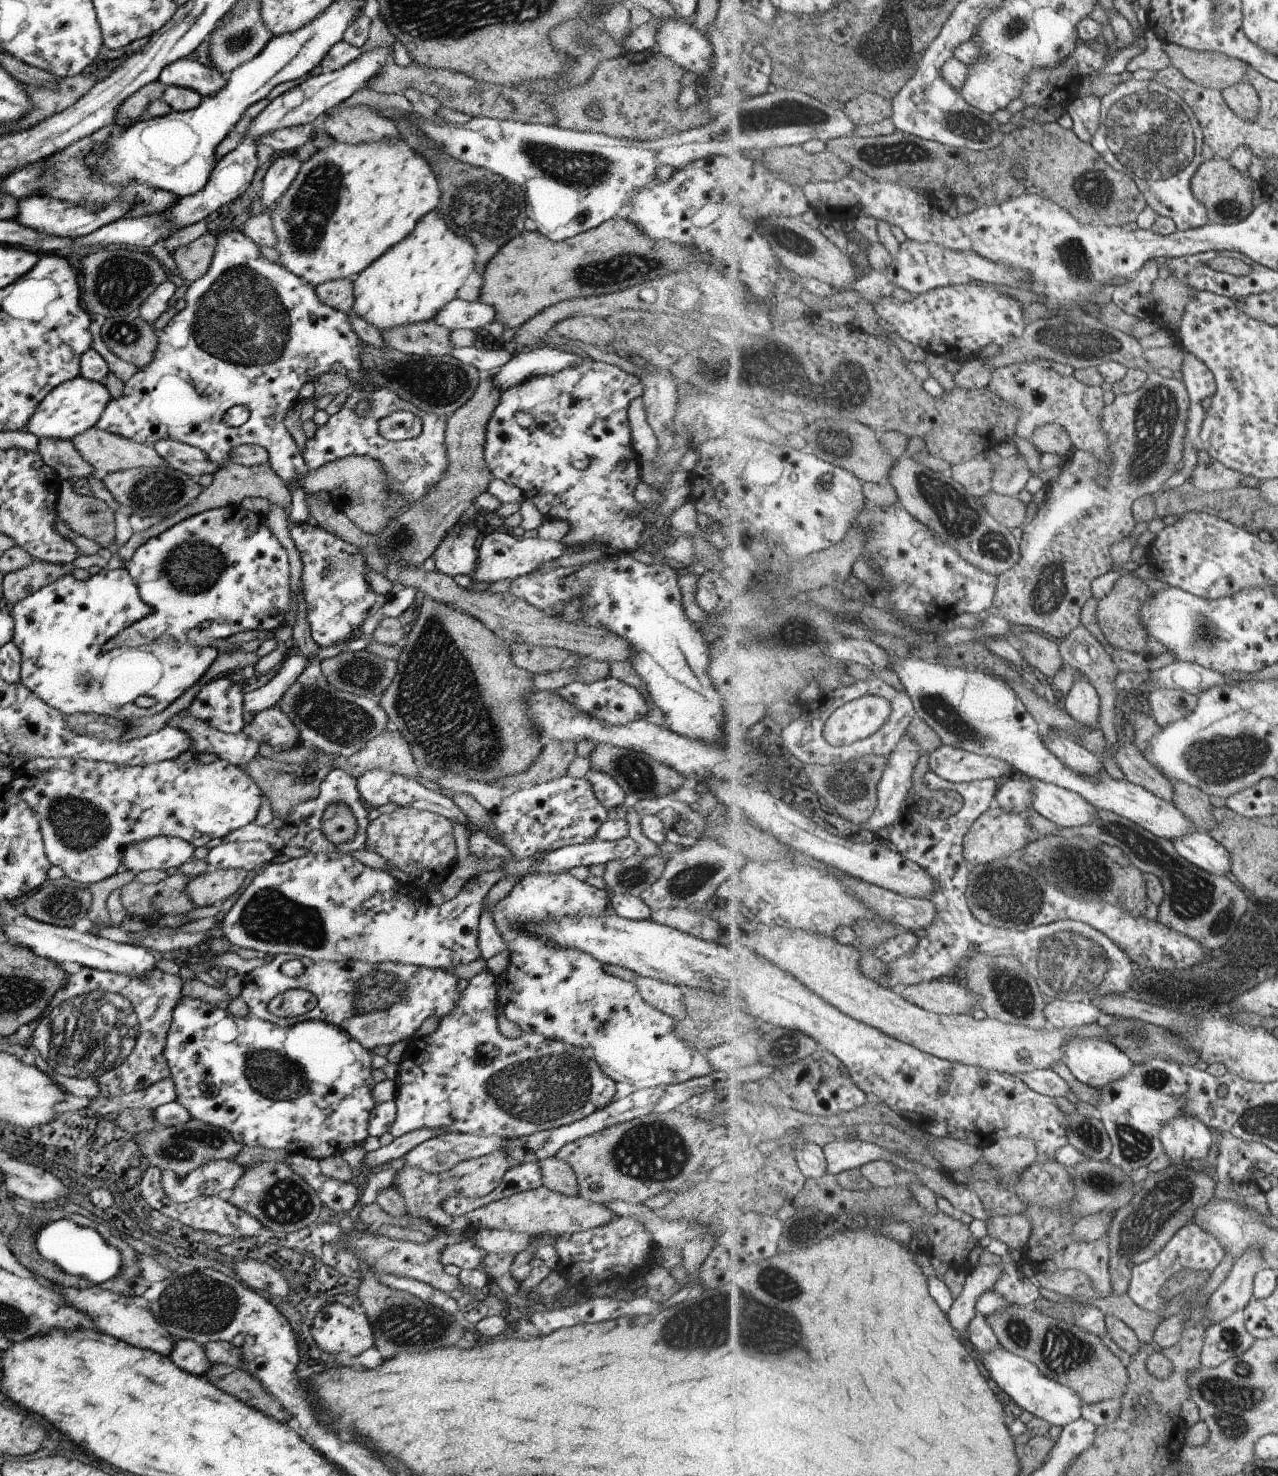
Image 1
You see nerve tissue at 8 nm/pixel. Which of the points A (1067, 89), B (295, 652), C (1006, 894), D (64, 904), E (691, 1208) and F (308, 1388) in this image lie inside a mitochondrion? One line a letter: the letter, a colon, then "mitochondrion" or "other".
A: other
B: other
C: mitochondrion
D: mitochondrion
E: other
F: other

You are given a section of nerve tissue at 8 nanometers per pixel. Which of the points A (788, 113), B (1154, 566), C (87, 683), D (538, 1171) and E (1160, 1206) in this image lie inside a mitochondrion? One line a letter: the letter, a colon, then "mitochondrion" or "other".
A: mitochondrion
B: other
C: mitochondrion
D: other
E: mitochondrion

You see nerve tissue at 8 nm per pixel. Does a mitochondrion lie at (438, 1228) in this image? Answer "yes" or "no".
no

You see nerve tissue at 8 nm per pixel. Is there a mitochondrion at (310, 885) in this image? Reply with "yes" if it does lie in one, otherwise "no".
yes

